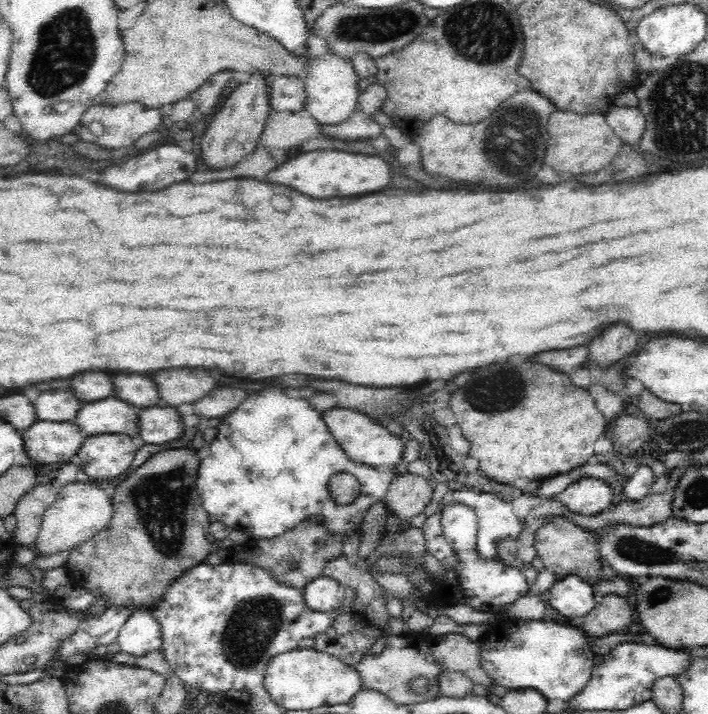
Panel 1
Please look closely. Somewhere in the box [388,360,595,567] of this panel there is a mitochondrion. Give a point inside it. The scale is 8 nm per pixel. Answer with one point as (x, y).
(486, 394)

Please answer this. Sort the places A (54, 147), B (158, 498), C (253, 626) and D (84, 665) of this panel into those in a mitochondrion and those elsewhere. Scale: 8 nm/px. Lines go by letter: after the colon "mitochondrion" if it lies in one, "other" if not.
A: other
B: mitochondrion
C: mitochondrion
D: other

